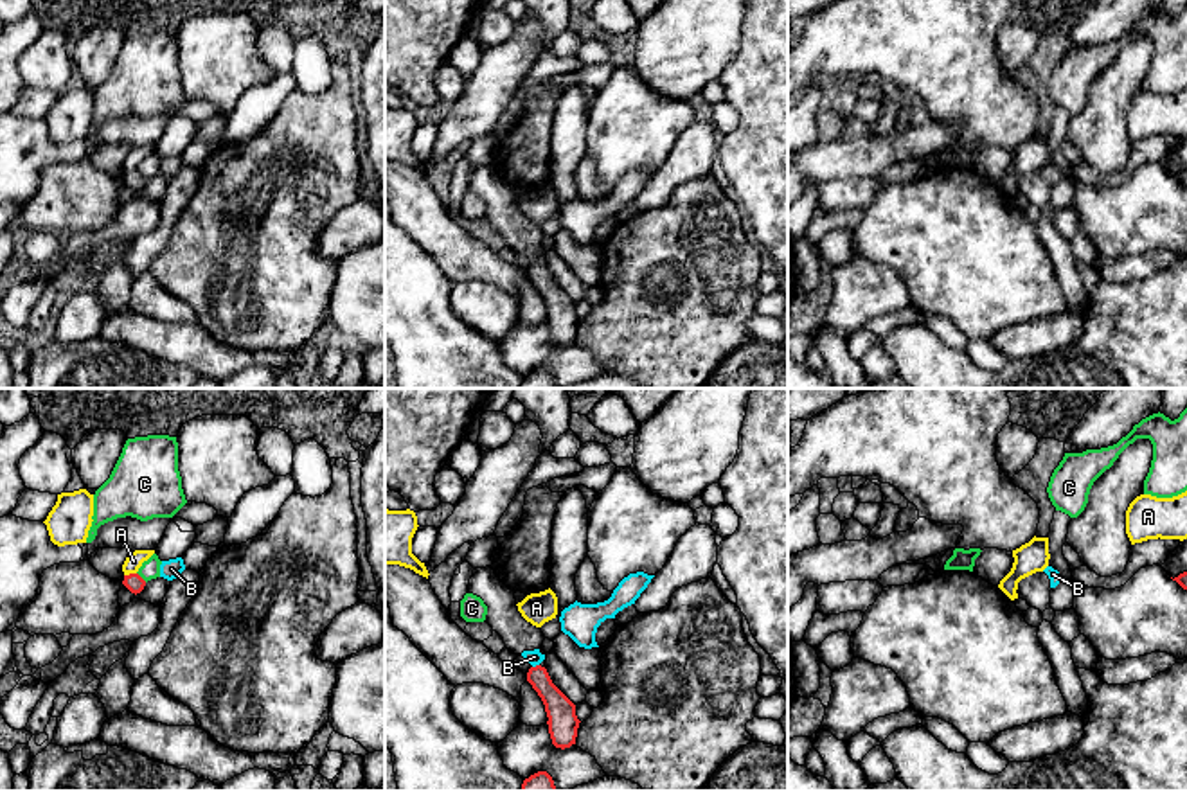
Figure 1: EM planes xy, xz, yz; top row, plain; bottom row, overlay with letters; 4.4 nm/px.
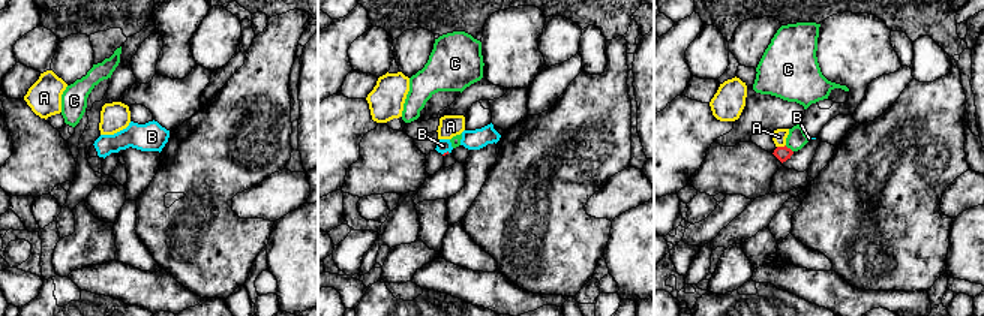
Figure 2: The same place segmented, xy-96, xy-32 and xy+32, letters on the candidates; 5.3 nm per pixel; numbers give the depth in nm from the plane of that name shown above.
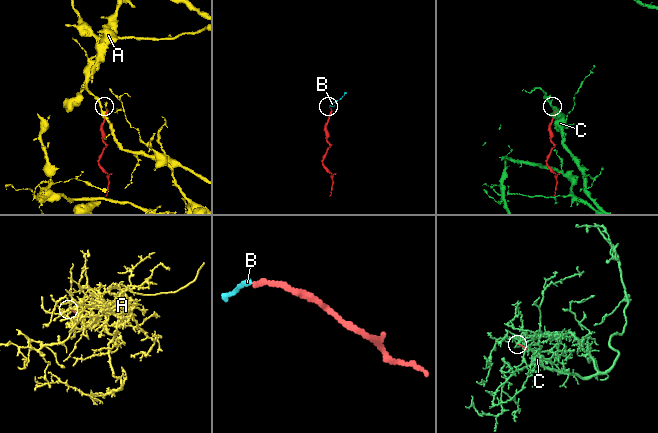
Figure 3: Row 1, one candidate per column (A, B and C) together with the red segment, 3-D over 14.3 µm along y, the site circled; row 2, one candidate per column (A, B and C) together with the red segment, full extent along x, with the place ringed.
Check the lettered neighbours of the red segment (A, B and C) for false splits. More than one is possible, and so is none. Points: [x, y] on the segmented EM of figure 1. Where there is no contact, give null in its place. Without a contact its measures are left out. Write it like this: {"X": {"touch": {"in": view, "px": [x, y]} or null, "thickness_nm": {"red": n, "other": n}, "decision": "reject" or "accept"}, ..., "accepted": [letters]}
{"A": {"touch": {"in": "xy", "px": [130, 574]}, "thickness_nm": {"red": 80, "other": 80}, "decision": "reject"}, "B": {"touch": {"in": "xz", "px": [536, 666]}, "thickness_nm": {"red": 130, "other": 70}, "decision": "accept"}, "C": {"touch": {"in": "xy", "px": [141, 577]}, "thickness_nm": {"red": 80, "other": 90}, "decision": "reject"}, "accepted": ["B"]}

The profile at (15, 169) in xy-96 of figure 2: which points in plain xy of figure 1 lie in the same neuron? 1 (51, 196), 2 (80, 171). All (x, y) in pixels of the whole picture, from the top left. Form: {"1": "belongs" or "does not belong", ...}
{"1": "belongs", "2": "belongs"}

